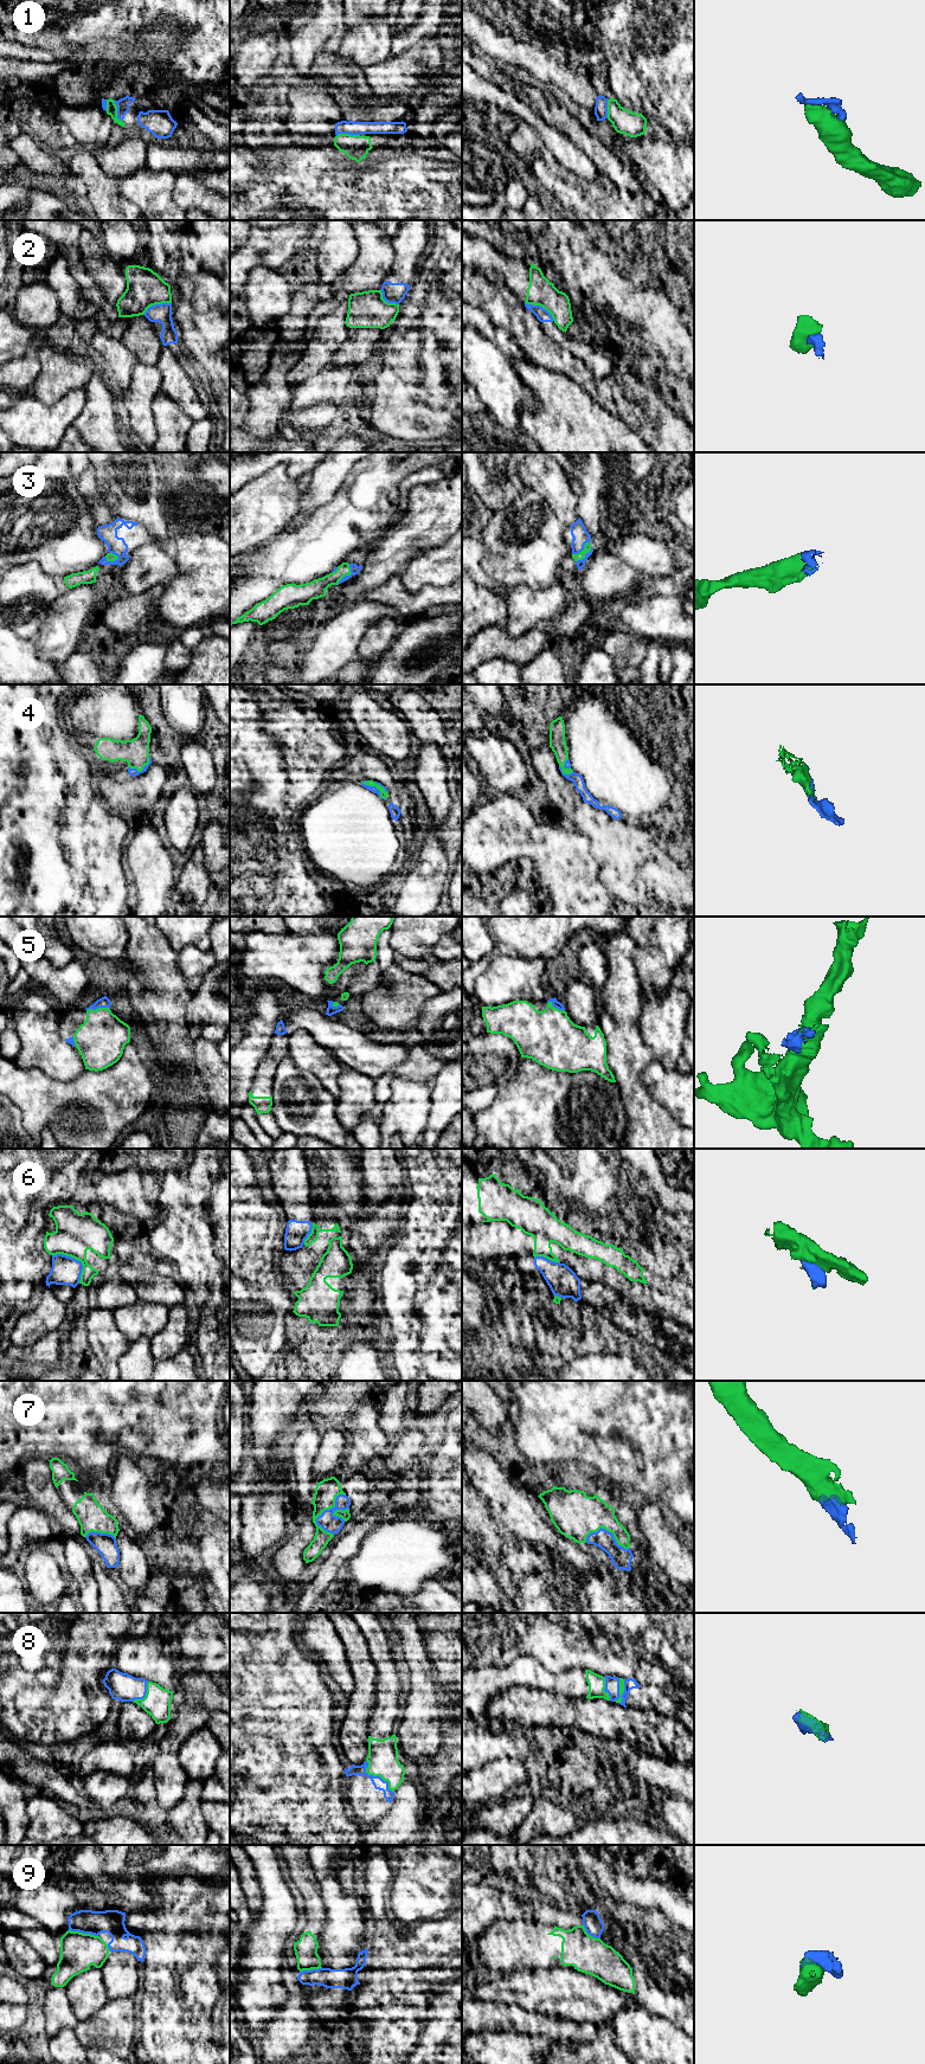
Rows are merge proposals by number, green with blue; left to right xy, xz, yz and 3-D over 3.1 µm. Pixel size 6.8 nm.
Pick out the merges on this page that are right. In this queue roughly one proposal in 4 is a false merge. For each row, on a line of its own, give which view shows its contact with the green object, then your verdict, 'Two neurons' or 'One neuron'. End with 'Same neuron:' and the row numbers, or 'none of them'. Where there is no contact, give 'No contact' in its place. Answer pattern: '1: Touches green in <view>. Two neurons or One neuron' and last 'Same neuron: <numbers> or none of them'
1: Touches green in xy. One neuron
2: Touches green in yz. Two neurons
3: Touches green in xz. One neuron
4: Touches green in xz. One neuron
5: Touches green in xy. One neuron
6: Touches green in xy. Two neurons
7: Touches green in xz. One neuron
8: Touches green in yz. One neuron
9: Touches green in xy. Two neurons
Same neuron: 1, 3, 4, 5, 7, 8

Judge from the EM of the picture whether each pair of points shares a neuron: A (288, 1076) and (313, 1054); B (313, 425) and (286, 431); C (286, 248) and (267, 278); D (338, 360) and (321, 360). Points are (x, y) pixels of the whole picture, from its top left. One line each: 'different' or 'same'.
A: different
B: same
C: different
D: different

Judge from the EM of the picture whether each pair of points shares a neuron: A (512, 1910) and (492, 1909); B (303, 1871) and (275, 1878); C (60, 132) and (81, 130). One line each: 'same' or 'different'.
A: same
B: different
C: different

